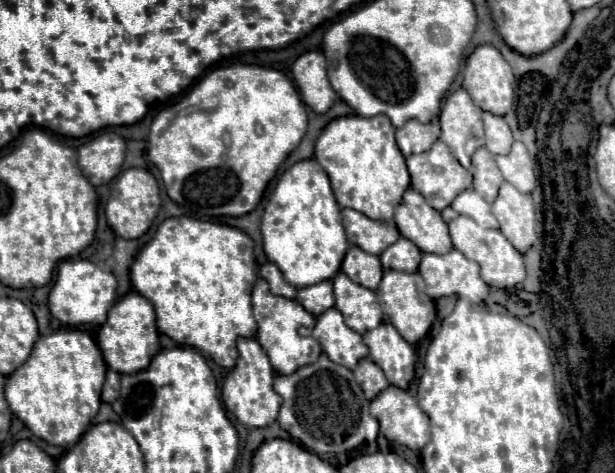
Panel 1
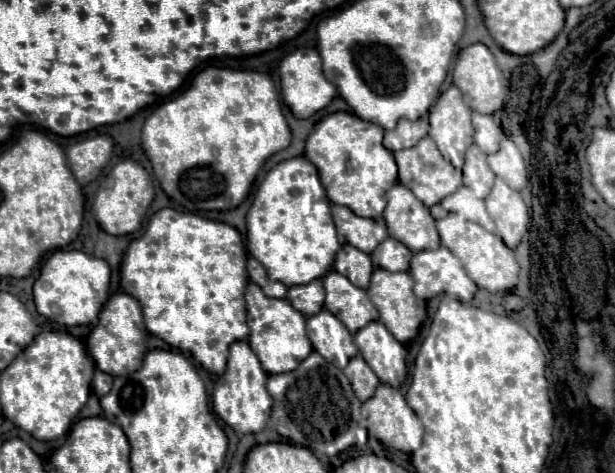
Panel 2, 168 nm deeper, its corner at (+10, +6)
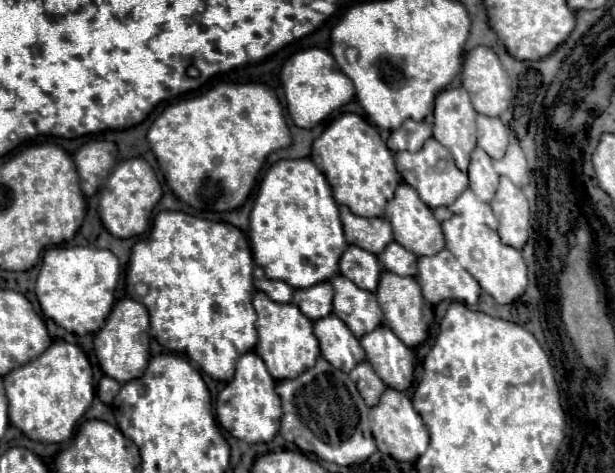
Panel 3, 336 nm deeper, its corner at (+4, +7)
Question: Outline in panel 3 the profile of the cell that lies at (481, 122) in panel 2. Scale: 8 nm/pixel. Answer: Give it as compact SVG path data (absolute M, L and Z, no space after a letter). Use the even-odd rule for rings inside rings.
M478 115L478 147L482 147L492 159L502 159L510 143L510 129L498 117Z

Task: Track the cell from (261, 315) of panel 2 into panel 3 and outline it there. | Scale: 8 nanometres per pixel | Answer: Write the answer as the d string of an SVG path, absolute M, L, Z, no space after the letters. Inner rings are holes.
M258 291L254 295L254 309L258 315L258 321L256 321L258 345L256 345L254 353L268 365L268 373L272 373L272 377L276 381L298 377L300 373L304 373L306 369L312 369L312 365L316 365L320 349L318 349L318 341L316 341L314 333L312 333L312 321L308 321L308 317L304 317L300 313L300 309L296 309L296 305L276 303Z

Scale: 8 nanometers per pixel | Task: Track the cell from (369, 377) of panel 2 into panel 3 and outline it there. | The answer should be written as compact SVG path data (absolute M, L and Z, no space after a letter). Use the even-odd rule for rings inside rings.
M368 361L356 365L356 369L352 369L350 377L352 377L352 381L356 383L356 387L358 387L362 399L366 401L366 405L368 405L368 407L374 407L374 405L378 403L380 395L384 393L386 385L384 385L384 383L380 381L380 377L374 373L372 365L368 365Z

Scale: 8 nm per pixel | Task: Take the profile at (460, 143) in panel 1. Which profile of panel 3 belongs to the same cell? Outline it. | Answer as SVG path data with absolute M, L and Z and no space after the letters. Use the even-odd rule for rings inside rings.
M464 87L442 91L436 97L436 109L434 109L434 139L448 149L448 153L454 159L456 167L460 171L464 171L464 173L468 169L470 153L476 147L476 115L478 113L474 111L472 101L470 101L470 95L468 95L468 91Z

